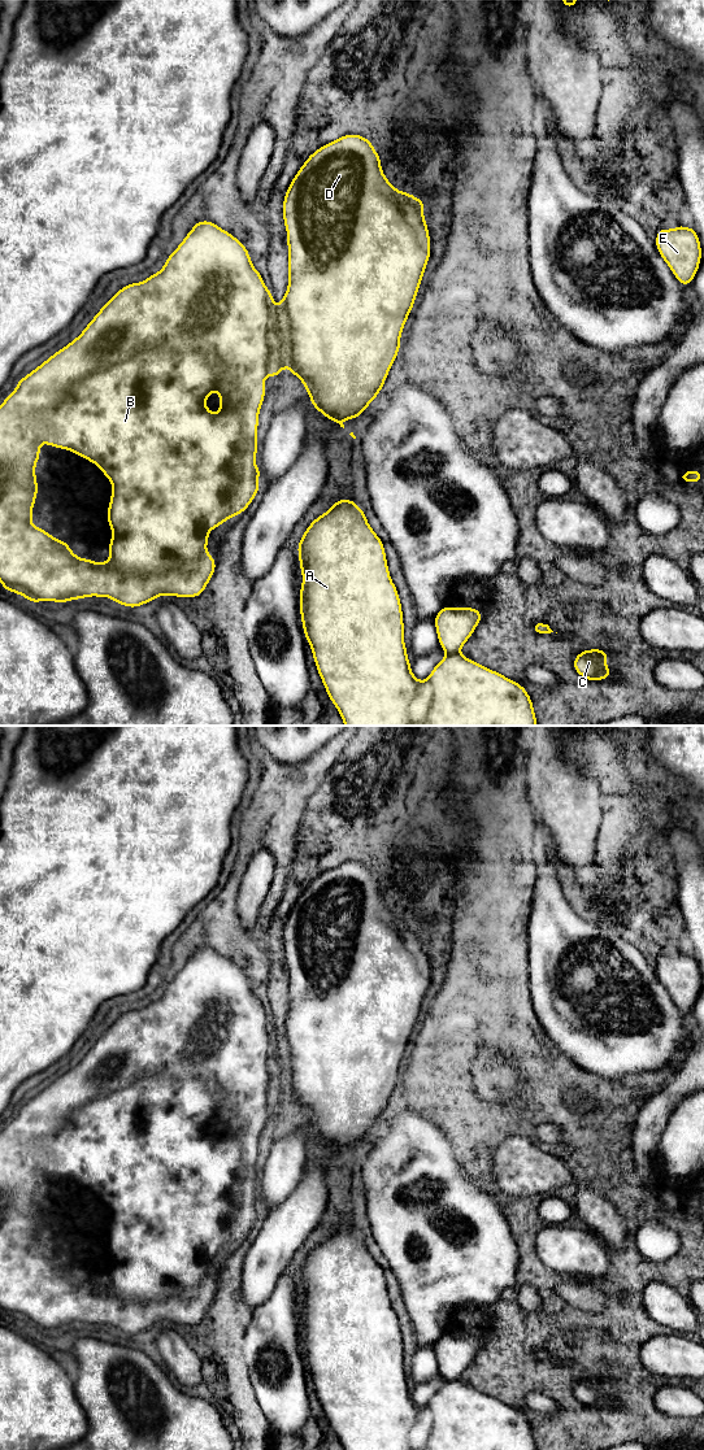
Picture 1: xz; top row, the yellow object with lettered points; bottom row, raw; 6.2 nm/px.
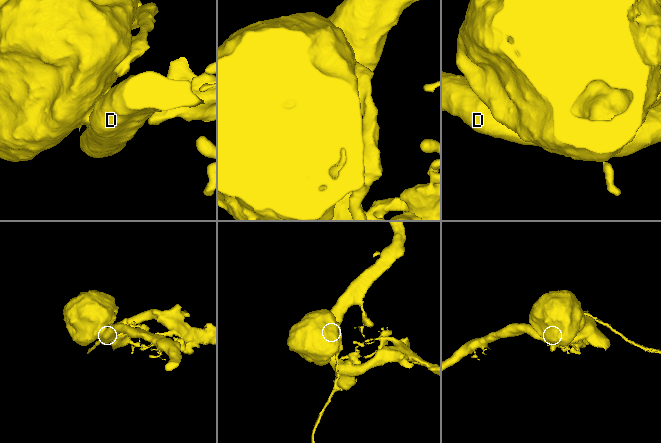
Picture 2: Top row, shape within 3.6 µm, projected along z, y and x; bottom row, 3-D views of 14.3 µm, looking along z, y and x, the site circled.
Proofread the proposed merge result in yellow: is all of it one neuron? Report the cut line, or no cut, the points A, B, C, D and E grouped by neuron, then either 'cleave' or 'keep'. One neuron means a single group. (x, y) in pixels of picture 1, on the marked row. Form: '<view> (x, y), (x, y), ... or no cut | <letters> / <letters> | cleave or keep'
xz (283, 297), (289, 321), (291, 356), (298, 375) | A C D E / B | cleave

